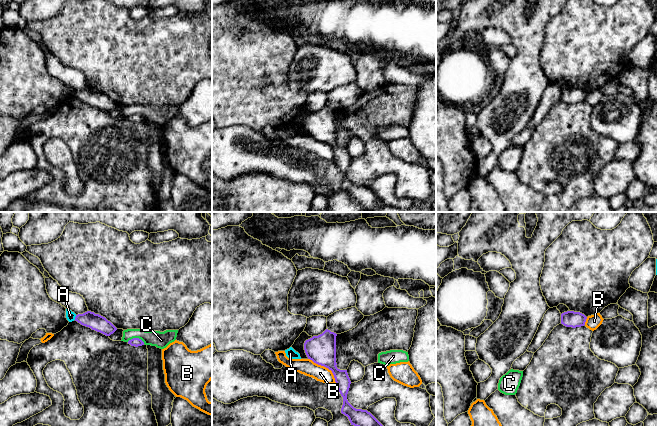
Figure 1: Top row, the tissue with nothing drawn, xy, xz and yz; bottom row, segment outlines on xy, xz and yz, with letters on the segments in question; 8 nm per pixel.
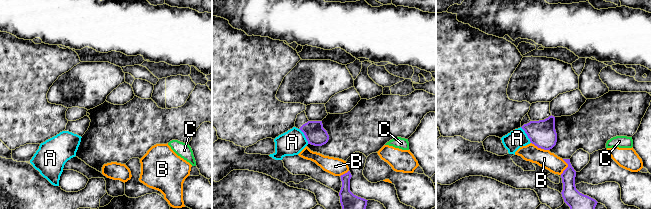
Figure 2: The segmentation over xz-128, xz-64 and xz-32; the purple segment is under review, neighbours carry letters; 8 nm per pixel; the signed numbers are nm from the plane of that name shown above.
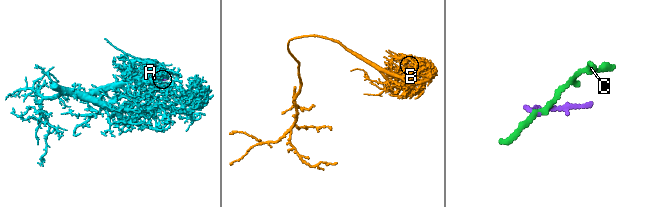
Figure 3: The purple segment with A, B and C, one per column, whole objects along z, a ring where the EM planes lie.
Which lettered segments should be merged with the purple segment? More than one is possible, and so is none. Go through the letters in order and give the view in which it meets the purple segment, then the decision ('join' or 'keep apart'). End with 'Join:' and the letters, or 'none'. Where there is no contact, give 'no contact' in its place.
A: xy | keep apart
B: xz | keep apart
C: xy | keep apart
Join: none

